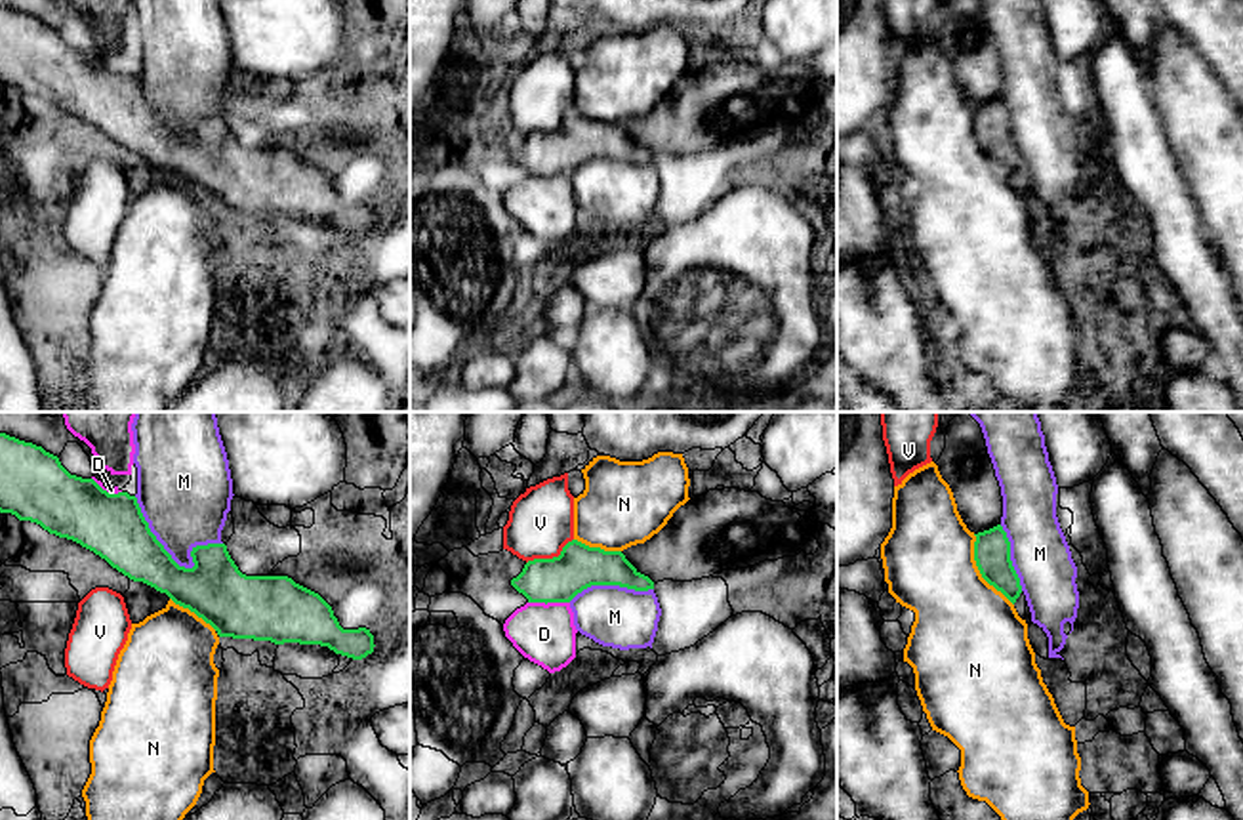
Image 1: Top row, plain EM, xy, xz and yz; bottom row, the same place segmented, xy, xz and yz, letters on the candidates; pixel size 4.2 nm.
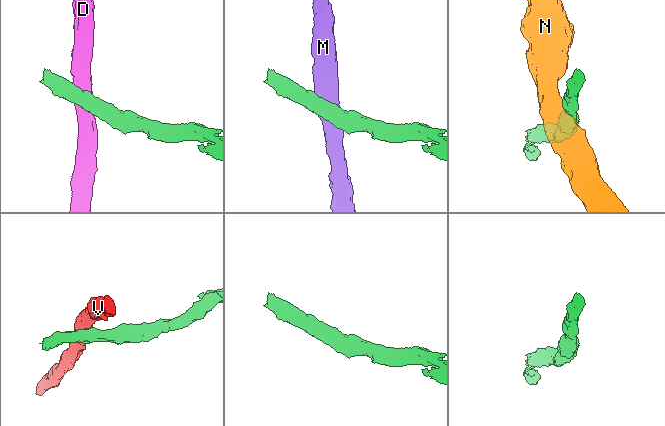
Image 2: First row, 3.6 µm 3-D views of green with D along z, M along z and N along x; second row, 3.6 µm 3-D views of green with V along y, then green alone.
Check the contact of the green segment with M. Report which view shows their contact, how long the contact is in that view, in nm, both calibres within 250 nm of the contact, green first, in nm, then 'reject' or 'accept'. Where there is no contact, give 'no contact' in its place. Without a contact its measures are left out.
meets green in xy; contact 420 nm long; 260 nm thick on the green side, 360 nm on the other; reject

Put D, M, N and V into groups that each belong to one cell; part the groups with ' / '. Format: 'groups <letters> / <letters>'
groups D / M / N V

